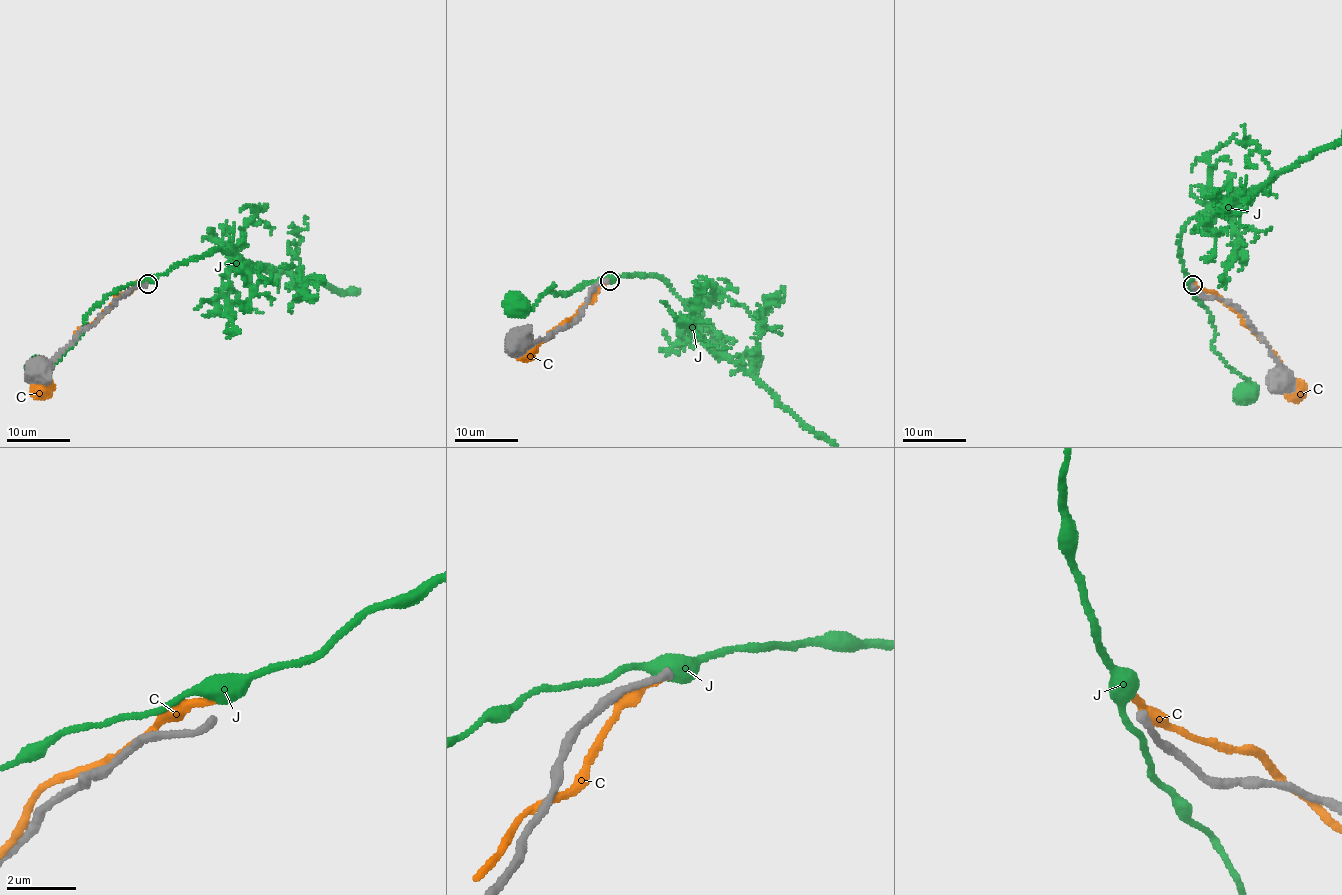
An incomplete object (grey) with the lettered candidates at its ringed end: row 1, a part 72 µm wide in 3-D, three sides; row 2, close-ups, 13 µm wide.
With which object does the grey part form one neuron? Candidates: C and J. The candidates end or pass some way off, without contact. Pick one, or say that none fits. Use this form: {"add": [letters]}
{"add": []}

